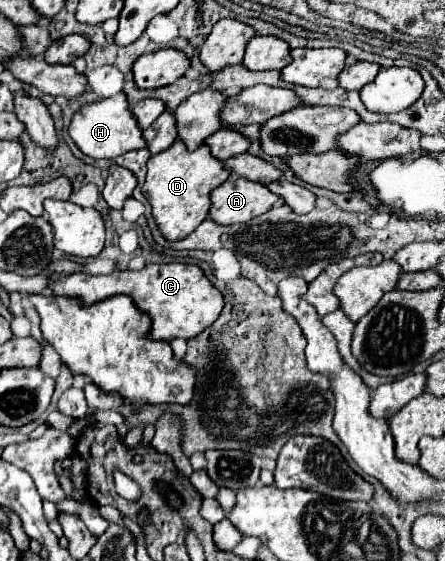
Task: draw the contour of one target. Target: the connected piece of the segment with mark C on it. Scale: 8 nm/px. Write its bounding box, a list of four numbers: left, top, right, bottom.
[50,264,224,340]

